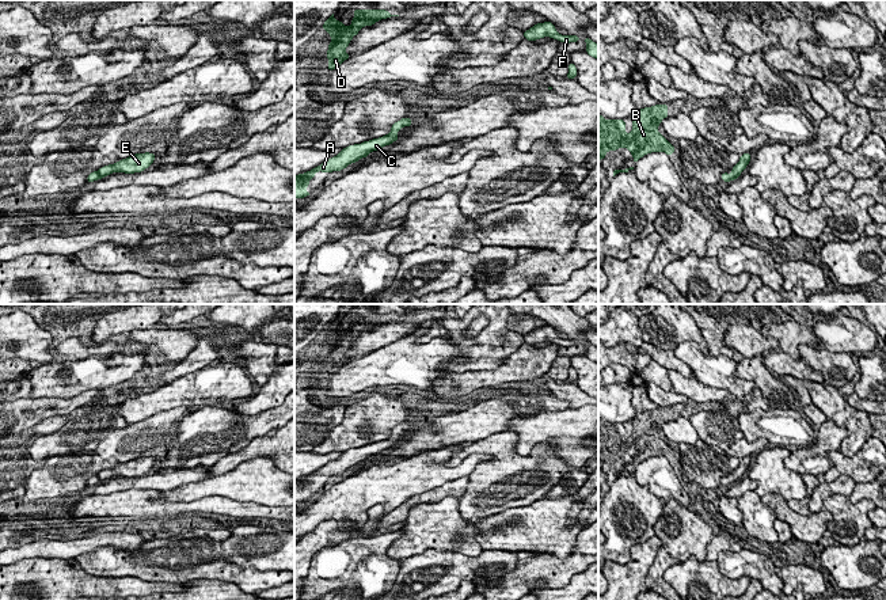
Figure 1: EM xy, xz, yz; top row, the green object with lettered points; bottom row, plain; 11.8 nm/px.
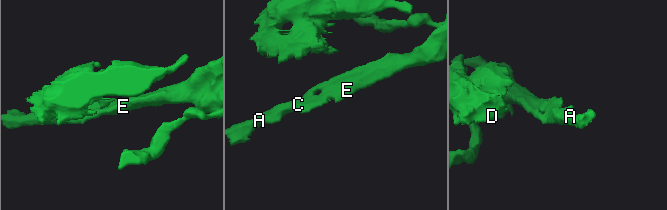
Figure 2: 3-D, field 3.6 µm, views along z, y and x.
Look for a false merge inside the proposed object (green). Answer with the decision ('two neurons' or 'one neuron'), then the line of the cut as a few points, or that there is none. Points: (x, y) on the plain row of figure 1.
one neuron | no cut

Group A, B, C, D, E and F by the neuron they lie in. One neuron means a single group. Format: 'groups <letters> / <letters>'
groups A B C D E F

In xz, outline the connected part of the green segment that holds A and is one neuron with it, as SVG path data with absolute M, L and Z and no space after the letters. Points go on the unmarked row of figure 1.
M402 422L395 426L391 432L391 436L383 441L373 443L369 445L364 445L361 448L354 448L343 452L336 460L330 462L320 470L307 475L304 478L298 478L294 481L294 502L305 502L311 500L311 495L305 493L309 490L309 485L315 482L317 475L322 476L332 476L345 474L349 468L358 466L362 462L369 460L370 456L379 455L380 452L392 448L399 443L398 436L404 430L412 430L412 422Z

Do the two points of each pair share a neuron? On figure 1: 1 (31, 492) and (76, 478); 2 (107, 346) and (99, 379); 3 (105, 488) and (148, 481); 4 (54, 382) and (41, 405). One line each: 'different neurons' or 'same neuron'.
1: same neuron
2: different neurons
3: same neuron
4: different neurons

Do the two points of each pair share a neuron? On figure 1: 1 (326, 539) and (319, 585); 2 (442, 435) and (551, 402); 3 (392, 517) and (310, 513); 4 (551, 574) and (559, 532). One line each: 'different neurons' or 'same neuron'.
1: different neurons
2: same neuron
3: different neurons
4: different neurons

